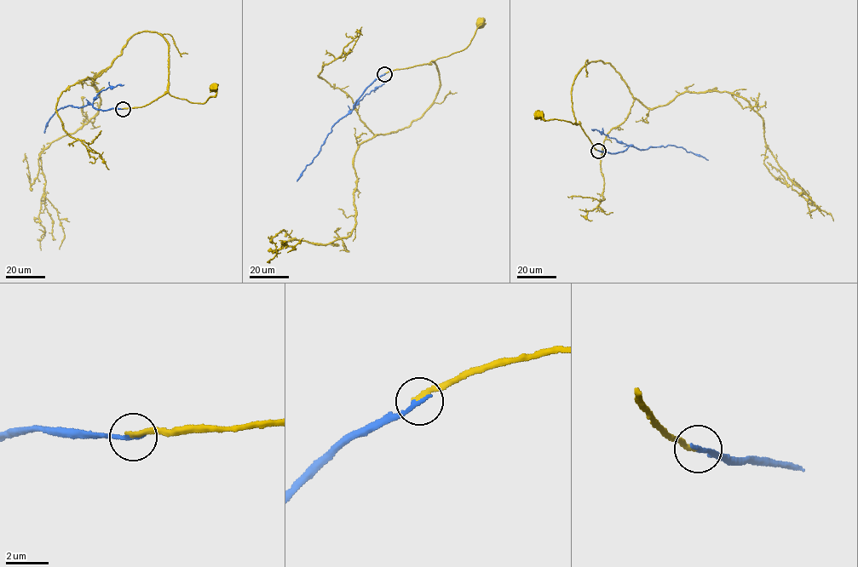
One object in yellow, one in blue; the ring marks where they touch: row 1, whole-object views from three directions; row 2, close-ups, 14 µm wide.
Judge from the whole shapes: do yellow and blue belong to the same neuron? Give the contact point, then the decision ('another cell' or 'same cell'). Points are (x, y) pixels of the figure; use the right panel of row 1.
at (598, 151); same cell

